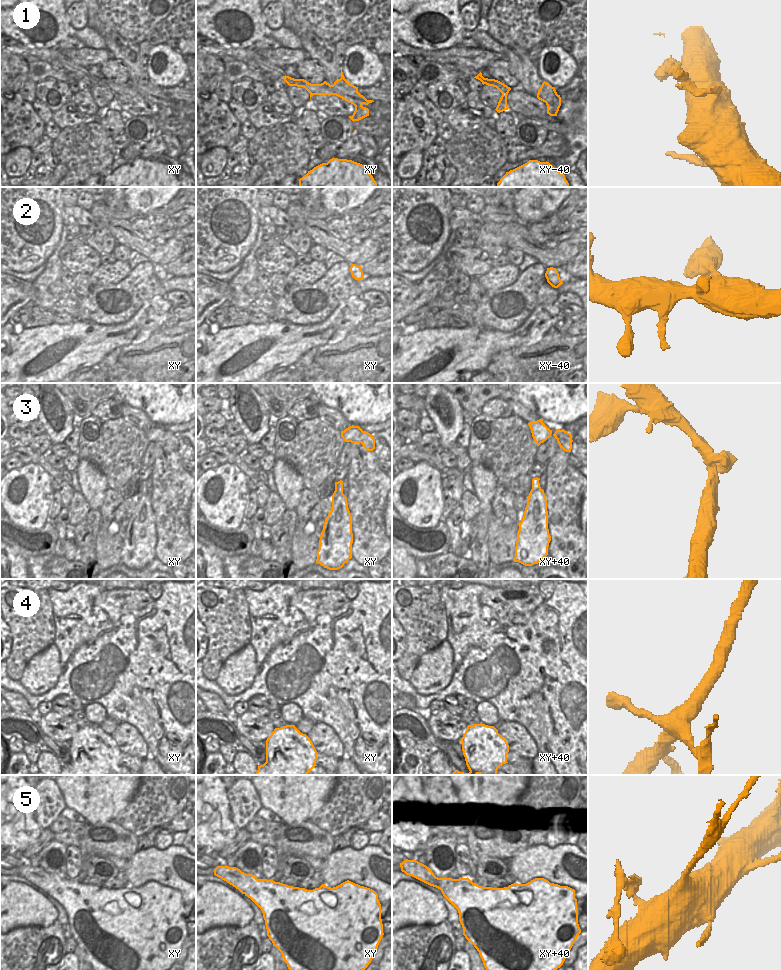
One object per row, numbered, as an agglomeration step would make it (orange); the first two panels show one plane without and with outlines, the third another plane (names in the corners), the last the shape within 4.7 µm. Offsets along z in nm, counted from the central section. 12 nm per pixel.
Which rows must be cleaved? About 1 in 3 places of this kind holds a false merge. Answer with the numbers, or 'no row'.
4, 5

